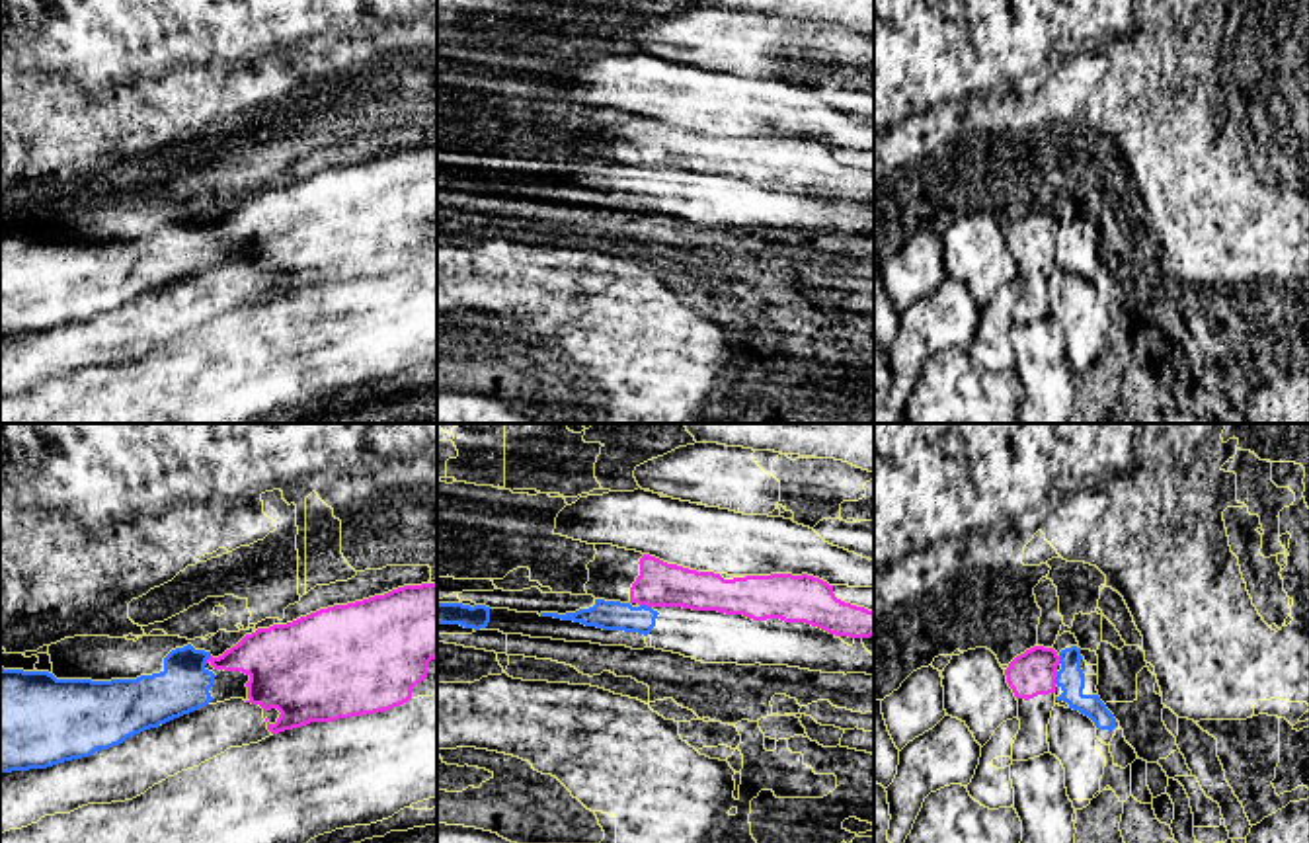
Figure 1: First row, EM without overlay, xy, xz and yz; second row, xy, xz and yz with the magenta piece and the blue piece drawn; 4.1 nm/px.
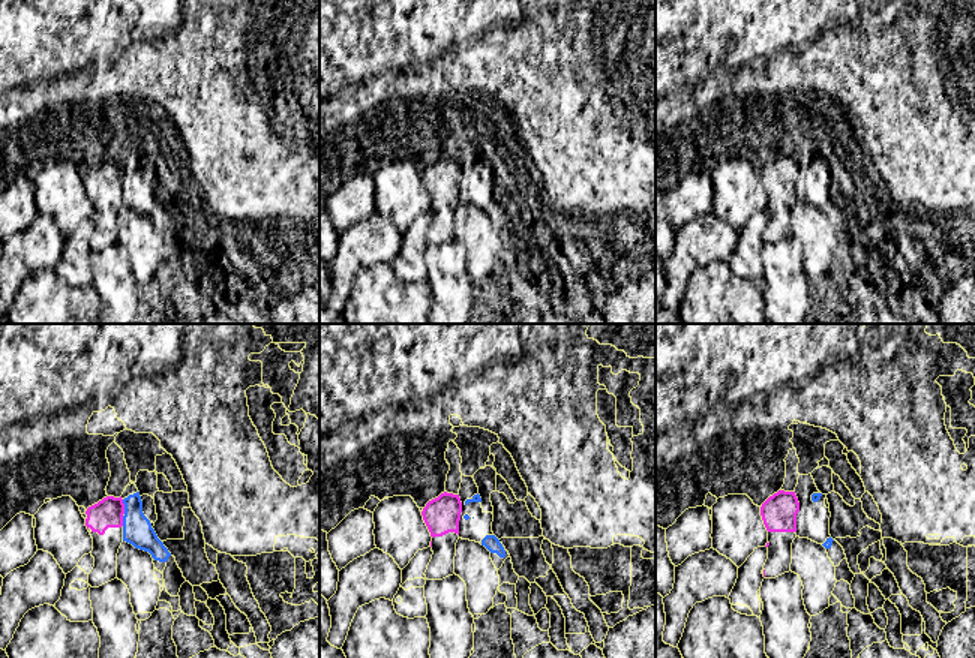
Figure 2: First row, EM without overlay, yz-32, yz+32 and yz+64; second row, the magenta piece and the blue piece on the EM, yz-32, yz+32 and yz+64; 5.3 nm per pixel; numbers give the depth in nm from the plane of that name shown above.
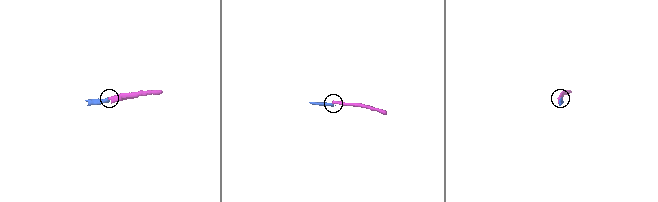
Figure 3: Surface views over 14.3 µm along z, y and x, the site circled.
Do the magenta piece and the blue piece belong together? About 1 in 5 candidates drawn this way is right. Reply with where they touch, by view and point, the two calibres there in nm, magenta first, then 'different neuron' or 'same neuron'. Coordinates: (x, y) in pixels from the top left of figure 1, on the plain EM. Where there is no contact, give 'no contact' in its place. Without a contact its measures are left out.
contact yz (1056, 239); calibres 190 and 110 nm; different neuron

